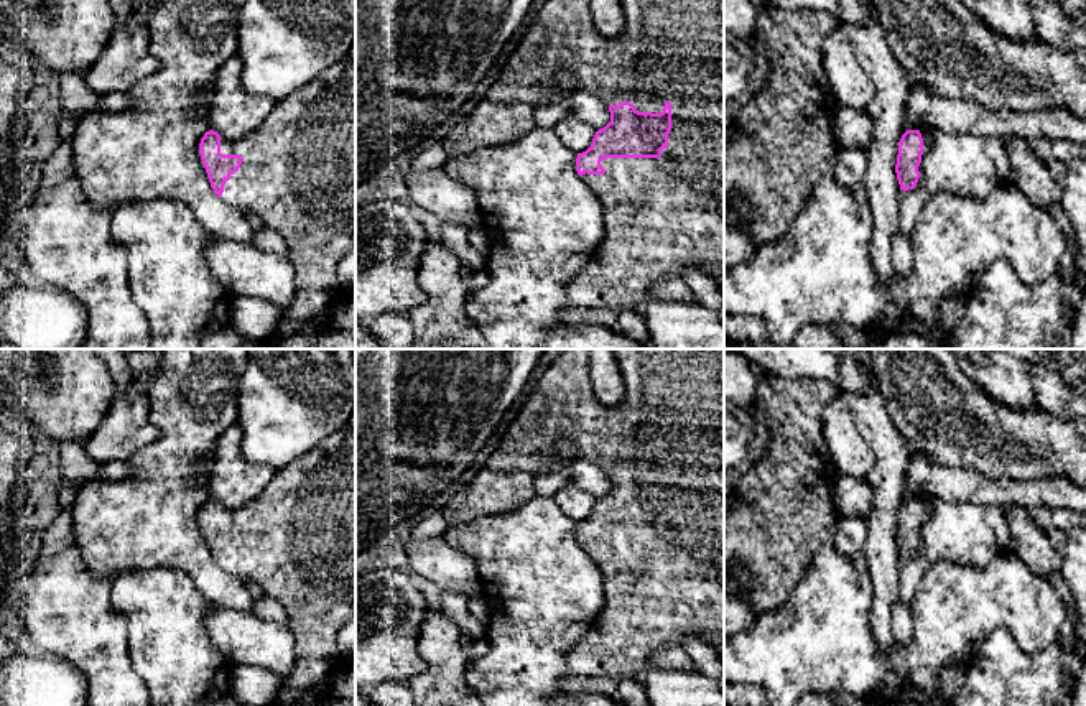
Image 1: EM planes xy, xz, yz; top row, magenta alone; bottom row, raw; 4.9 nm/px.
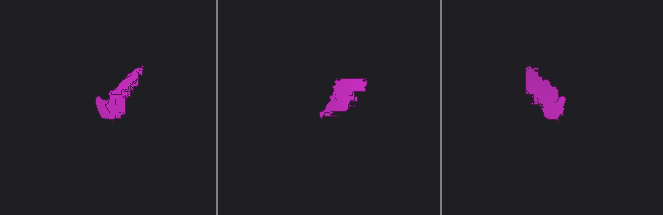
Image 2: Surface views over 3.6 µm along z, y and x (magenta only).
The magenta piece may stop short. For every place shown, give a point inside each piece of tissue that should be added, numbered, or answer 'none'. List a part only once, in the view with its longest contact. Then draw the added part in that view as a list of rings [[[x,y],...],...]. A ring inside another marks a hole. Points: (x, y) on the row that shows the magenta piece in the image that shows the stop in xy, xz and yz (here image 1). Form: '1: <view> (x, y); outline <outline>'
1: xz (662, 216); outline [[[545,0],[536,18],[530,23],[525,35],[518,41],[515,51],[504,61],[502,71],[487,94],[479,100],[476,109],[461,120],[443,140],[448,158],[459,156],[462,153],[474,151],[477,148],[490,148],[507,145],[518,140],[523,133],[535,128],[535,110],[541,99],[563,99],[571,97],[576,91],[589,92],[602,100],[607,107],[630,102],[638,112],[660,114],[666,102],[671,104],[671,130],[668,133],[668,146],[661,150],[660,158],[606,158],[601,166],[604,174],[587,174],[581,178],[596,194],[604,207],[604,240],[587,262],[587,265],[576,273],[568,286],[569,306],[581,308],[617,308],[620,313],[637,308],[648,288],[660,278],[685,276],[689,267],[712,276],[724,291],[724,0],[620,0],[625,30],[610,41],[602,38],[591,20],[589,0]],[[559,69],[569,69],[578,77],[578,87],[563,89],[555,82],[555,76]]]

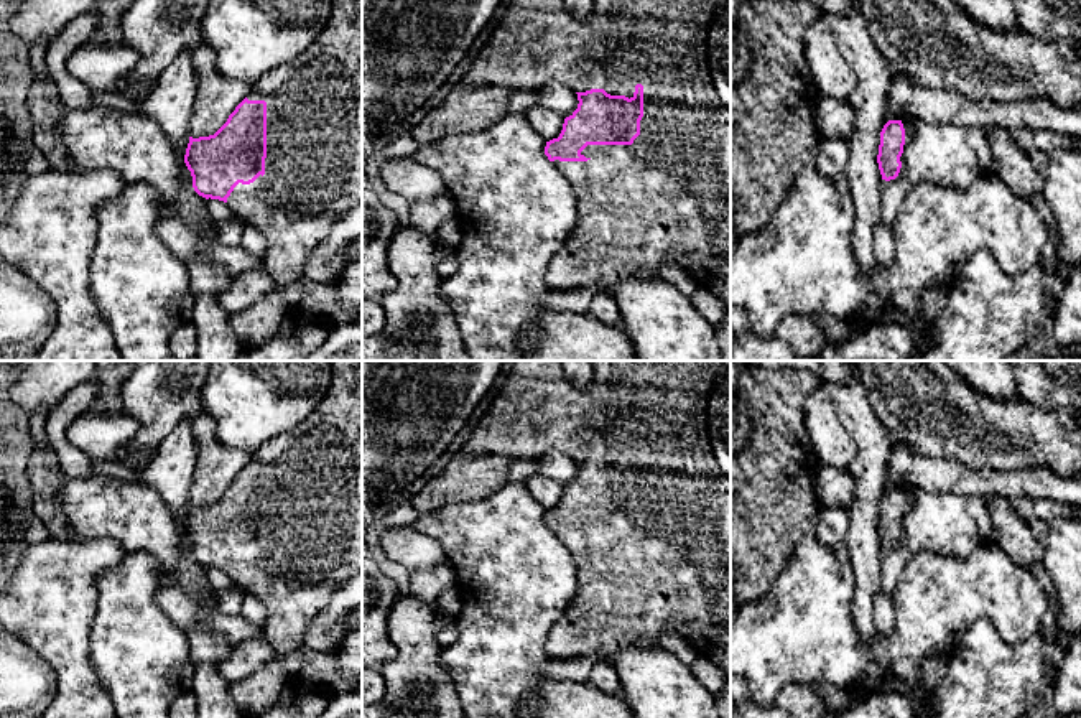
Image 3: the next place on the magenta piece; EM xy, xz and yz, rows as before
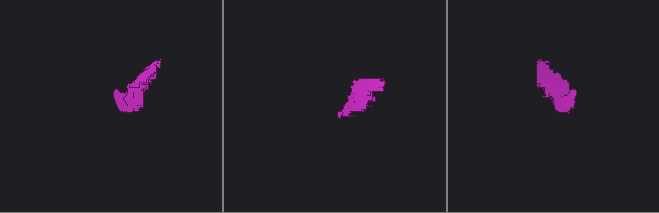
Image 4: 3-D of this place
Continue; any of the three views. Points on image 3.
1: xz (665, 198); outline [[[512,0],[507,12],[502,15],[489,41],[476,56],[471,69],[451,86],[448,97],[425,119],[410,128],[413,138],[420,145],[431,140],[443,138],[448,133],[477,132],[490,127],[507,114],[510,97],[518,91],[538,91],[548,79],[559,81],[576,92],[591,89],[604,89],[610,96],[633,97],[635,86],[643,86],[643,117],[640,120],[640,135],[632,145],[587,145],[581,155],[586,161],[559,161],[554,166],[563,173],[576,193],[576,226],[551,257],[545,272],[545,283],[550,291],[576,290],[596,285],[597,291],[610,291],[610,288],[622,278],[629,278],[640,270],[656,272],[665,262],[676,262],[683,265],[694,278],[698,287],[712,290],[731,311],[731,109],[724,107],[712,86],[711,71],[708,64],[708,31],[714,15],[731,0],[594,0],[592,13],[576,21],[563,7],[563,0]]]

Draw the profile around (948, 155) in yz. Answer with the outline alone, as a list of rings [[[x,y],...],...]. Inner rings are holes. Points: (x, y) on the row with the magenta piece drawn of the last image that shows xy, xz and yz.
[[[910,115],[900,119],[915,128],[913,140],[903,148],[903,173],[895,180],[880,181],[880,222],[892,226],[905,194],[918,183],[935,183],[956,189],[969,188],[977,178],[995,173],[995,161],[989,145],[989,130],[984,127],[958,127],[926,124]]]

